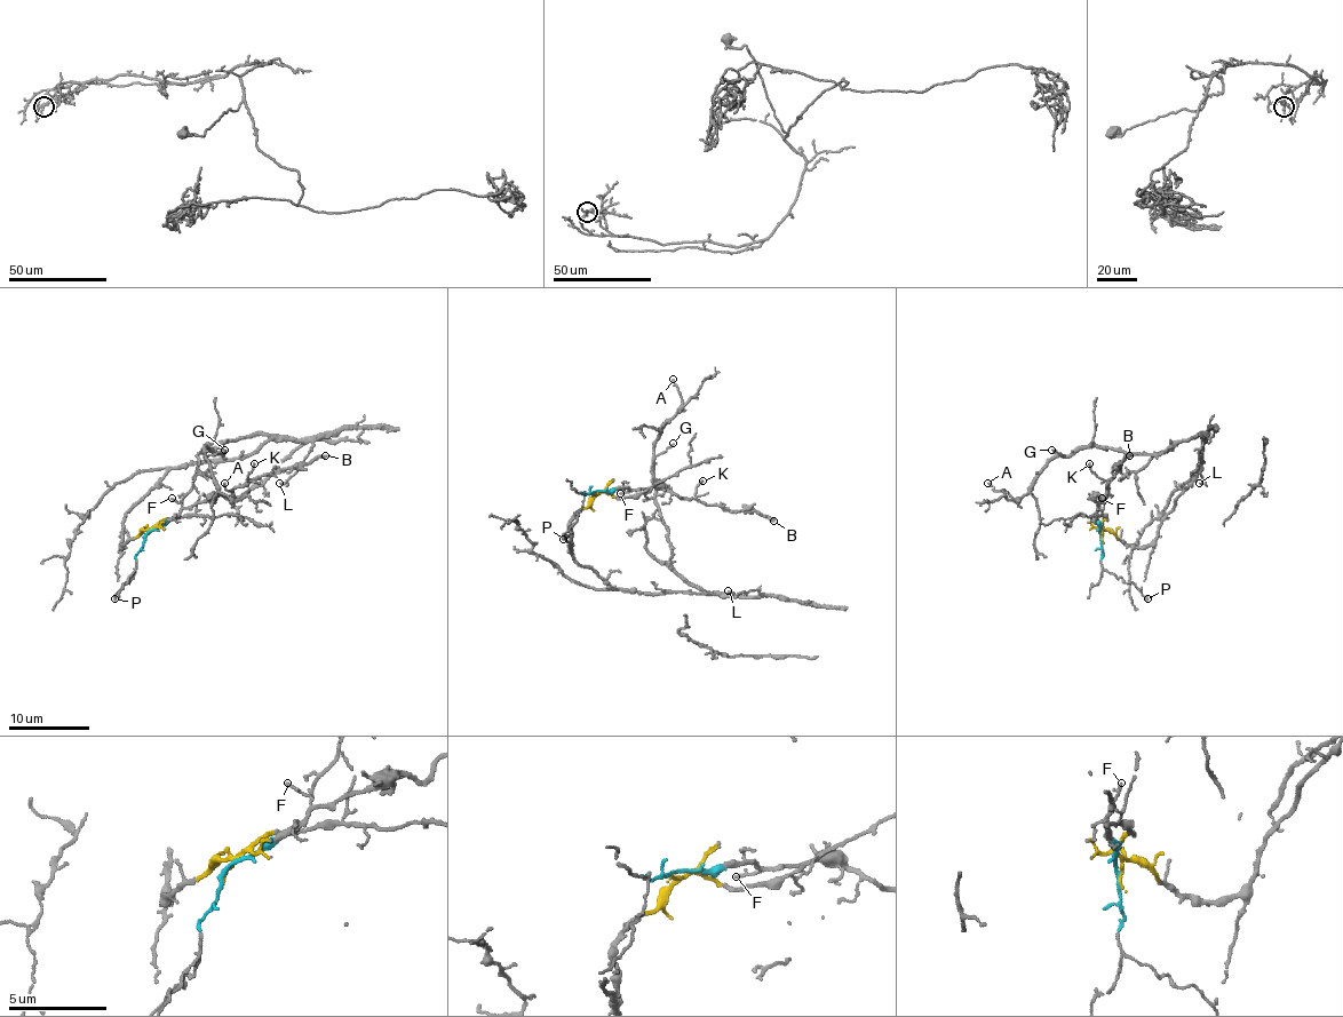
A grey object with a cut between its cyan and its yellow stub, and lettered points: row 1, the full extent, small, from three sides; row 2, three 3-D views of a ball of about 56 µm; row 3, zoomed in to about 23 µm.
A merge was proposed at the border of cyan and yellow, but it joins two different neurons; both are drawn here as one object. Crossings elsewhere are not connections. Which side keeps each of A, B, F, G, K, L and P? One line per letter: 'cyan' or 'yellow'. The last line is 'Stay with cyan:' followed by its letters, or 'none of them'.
A: yellow
B: cyan
F: cyan
G: yellow
K: cyan
L: yellow
P: cyan
Stay with cyan: B, F, K, P

